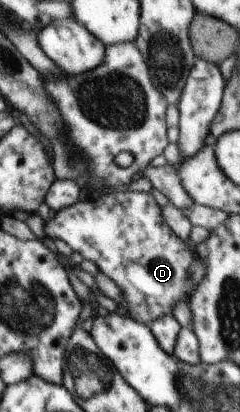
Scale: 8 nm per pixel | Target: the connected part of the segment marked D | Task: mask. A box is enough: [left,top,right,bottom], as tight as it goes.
[44,190,196,326]

